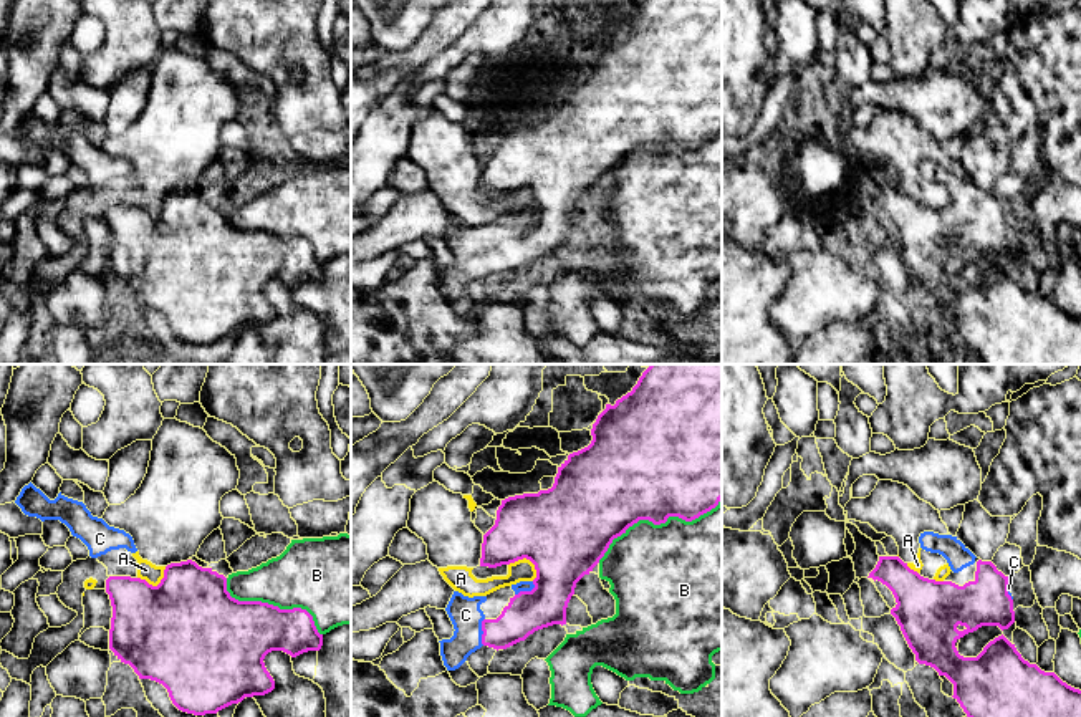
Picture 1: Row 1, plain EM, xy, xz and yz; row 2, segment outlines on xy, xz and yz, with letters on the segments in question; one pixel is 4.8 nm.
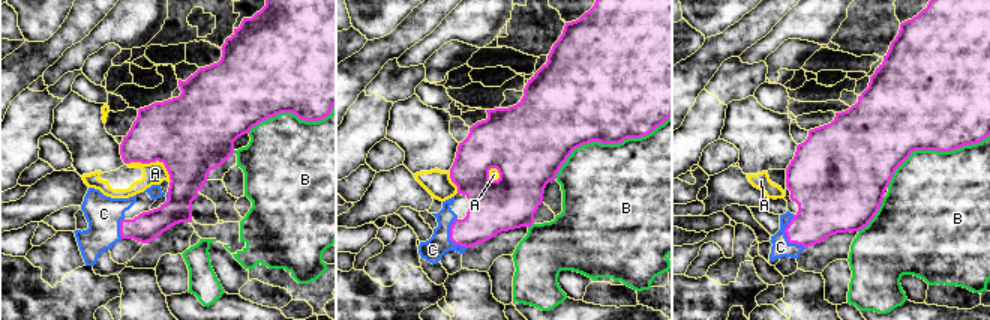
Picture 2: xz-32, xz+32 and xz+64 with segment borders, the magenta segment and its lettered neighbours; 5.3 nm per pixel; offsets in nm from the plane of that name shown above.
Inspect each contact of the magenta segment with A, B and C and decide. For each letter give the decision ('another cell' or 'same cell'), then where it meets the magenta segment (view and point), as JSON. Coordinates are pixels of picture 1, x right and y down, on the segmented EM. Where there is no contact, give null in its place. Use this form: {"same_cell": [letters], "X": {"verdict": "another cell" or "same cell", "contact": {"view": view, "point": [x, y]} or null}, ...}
{"same_cell": ["C"], "A": {"verdict": "another cell", "contact": {"view": "xz", "point": [527, 558]}}, "B": {"verdict": "another cell", "contact": {"view": "xz", "point": [658, 524]}}, "C": {"verdict": "same cell", "contact": {"view": "xz", "point": [482, 630]}}}

